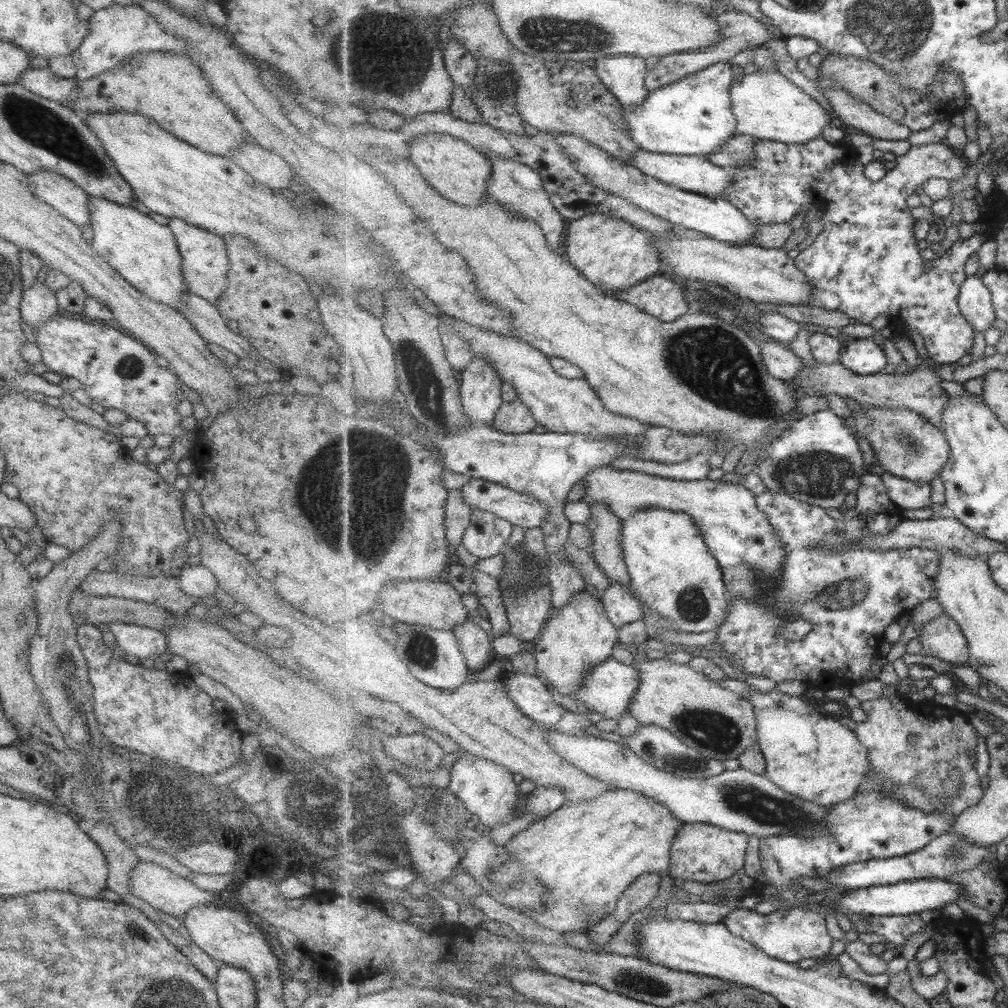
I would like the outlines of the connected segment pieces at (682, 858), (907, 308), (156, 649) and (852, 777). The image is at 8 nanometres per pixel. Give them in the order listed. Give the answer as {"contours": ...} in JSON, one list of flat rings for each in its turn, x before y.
{"contours":[[[683,823,672,844,671,878,676,882,691,880,706,885,727,880,745,866,747,846,749,846,748,834,712,824]],[[822,136,816,139,810,140,807,143,799,144,785,144,784,142,777,141,765,141,764,139,757,139,755,141,754,157,745,165,745,163,739,165,732,176,732,186,733,190,729,193,725,193,723,198,731,201,731,204,737,206,737,209,741,210,741,213,745,214,753,224,783,224,784,222,791,222,797,214,801,212,809,212,809,210,817,210,822,212,823,230,815,238,812,245,809,245,805,250,801,251,795,258,796,264,799,265,800,269,808,276,809,284,812,284,812,288,815,291,812,292,812,299,808,302,811,306,818,306,819,308,824,308,825,310,840,310,843,314,850,316,853,320,856,320,858,324,871,324,877,316,889,316,891,321,895,321,895,318,903,320,904,332,917,332,922,335,924,339,924,344,930,358,938,362,939,364,953,364,953,362,959,362,963,356,967,354,972,354,974,351,973,347,973,332,974,326,967,320,967,317,962,313,960,309,960,290,961,285,968,279,965,276,965,266,967,266,967,260,978,252,979,248,987,242,989,239,983,233,974,233,968,238,960,238,943,254,938,258,931,260,930,267,925,269,925,259,921,256,921,249,919,249,919,242,916,237,916,233,913,232,916,227,917,219,913,218,911,214,911,208,907,204,907,198,913,196,917,192,917,188,923,188,924,184,932,178,944,178,947,180,955,180,960,176,964,175,965,169,970,165,966,157,957,150,953,150,950,146,945,144,944,141,939,141,937,143,929,143,926,145,917,145,910,148,910,151,898,158,897,166,893,169,889,169,885,176,878,181,871,181,869,178,865,177,865,172,863,172,864,164,856,157,857,152,855,148,847,145,845,142,830,143,825,140]],[[111,621,107,625,118,648,122,648,126,654,132,654,139,659,153,659,163,652,167,652,166,642,161,631,124,622]],[[751,689,743,696,751,701,755,708,758,724,758,743,766,758,766,775,779,787,793,796,812,801,827,807,845,802,854,797,861,782,866,780,868,770,872,766,869,760,868,748,861,744,854,729,841,724,841,721,827,718,812,705,807,704,800,696,789,696,779,690,759,692]]]}

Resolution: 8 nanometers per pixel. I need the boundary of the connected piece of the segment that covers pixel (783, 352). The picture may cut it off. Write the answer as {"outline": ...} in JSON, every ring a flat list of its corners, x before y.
{"outline":[[761,337,758,339,758,343,768,373,791,384,791,381,795,380,796,374,804,367,801,358,796,356,791,349,785,348,779,341]]}

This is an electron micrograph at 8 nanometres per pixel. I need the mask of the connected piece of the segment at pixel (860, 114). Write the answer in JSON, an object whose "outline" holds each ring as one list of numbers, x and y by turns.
{"outline":[[827,89,823,93,834,109,836,120,873,140,907,140,911,136,910,128,877,112,869,103,858,101,845,89]]}

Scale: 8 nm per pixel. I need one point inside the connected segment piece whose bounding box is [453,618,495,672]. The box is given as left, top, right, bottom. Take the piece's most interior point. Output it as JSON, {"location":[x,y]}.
{"location":[475,642]}

